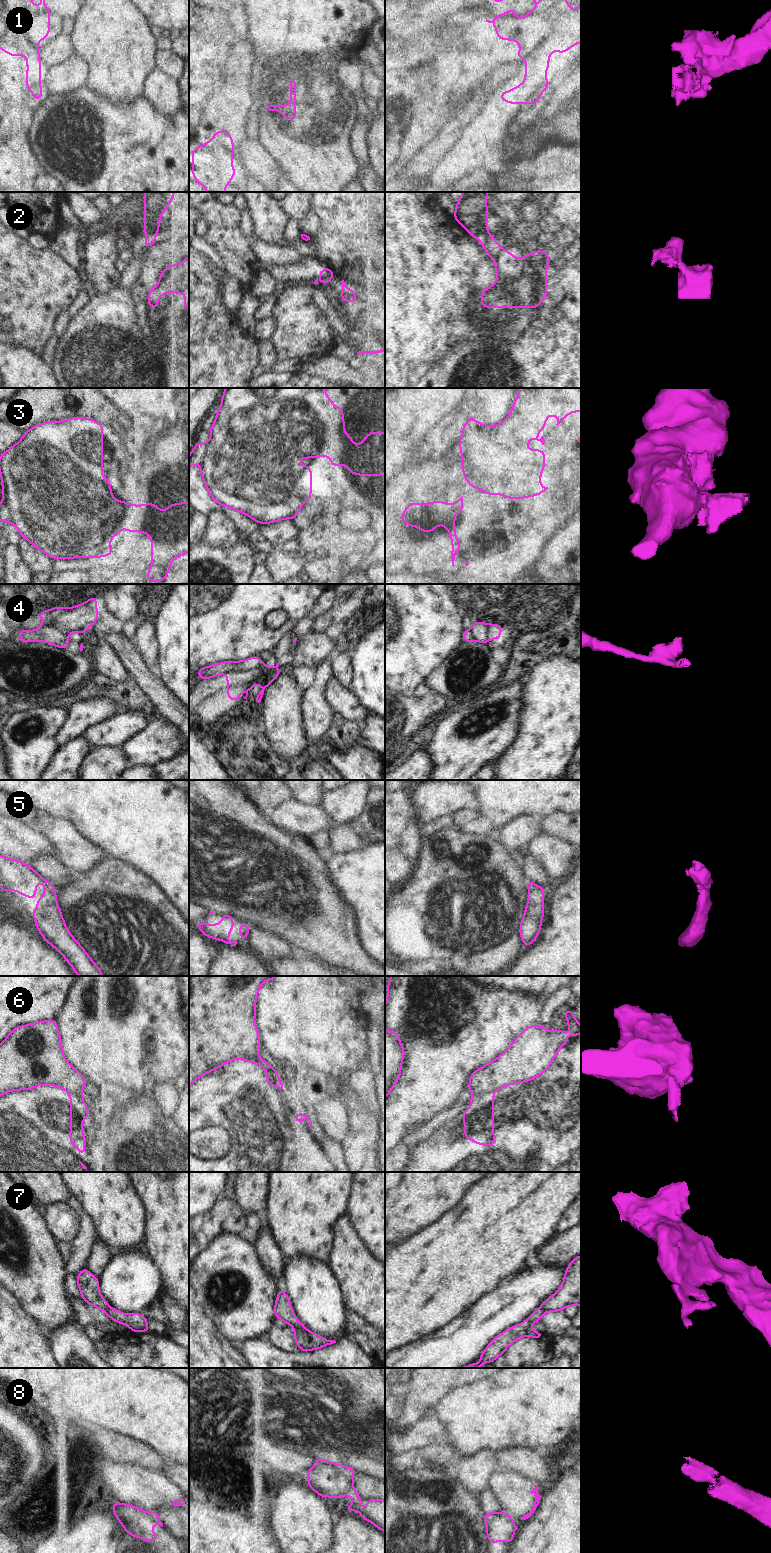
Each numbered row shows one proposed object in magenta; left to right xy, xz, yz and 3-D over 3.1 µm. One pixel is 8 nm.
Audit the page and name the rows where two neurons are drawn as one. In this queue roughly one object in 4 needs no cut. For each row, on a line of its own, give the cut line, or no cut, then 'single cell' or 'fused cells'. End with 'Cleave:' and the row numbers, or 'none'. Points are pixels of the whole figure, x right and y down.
1: cut yz (521, 45), (535, 43), (551, 50); fused cells
2: cut xy (146, 236), (154, 237); fused cells
3: cut xy (153, 504), (134, 508), (144, 518), (125, 525); fused cells
4: cut xz (263, 662), (251, 667), (237, 663), (235, 669), (227, 673); fused cells
5: cut none; single cell
6: cut yz (492, 1091), (475, 1095); fused cells
7: cut xz (293, 1325), (306, 1332), (313, 1349); fused cells
8: cut xz (353, 1487), (347, 1493); fused cells
Cleave: 1, 2, 3, 4, 6, 7, 8

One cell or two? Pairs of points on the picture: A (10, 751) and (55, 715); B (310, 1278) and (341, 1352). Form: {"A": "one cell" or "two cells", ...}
{"A": "one cell", "B": "two cells"}

